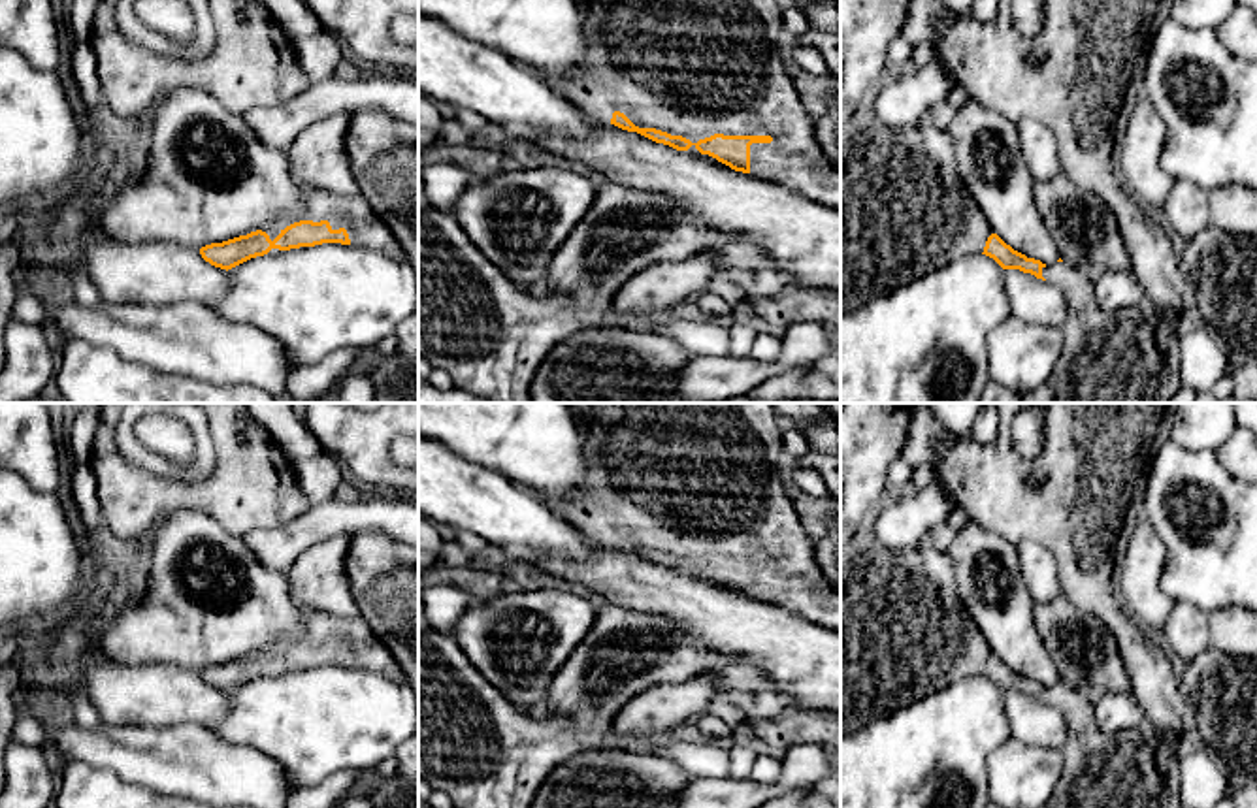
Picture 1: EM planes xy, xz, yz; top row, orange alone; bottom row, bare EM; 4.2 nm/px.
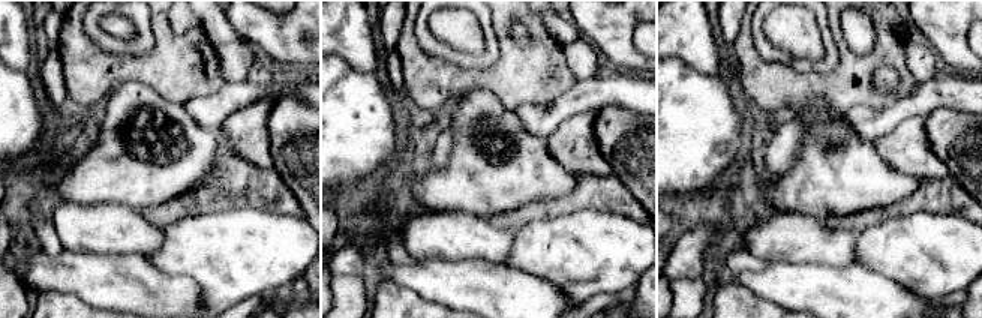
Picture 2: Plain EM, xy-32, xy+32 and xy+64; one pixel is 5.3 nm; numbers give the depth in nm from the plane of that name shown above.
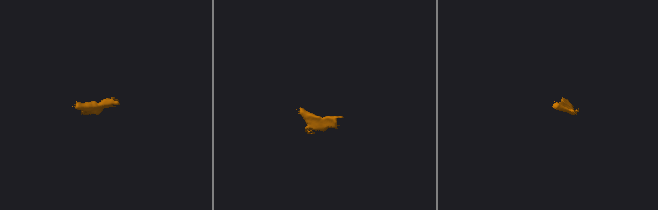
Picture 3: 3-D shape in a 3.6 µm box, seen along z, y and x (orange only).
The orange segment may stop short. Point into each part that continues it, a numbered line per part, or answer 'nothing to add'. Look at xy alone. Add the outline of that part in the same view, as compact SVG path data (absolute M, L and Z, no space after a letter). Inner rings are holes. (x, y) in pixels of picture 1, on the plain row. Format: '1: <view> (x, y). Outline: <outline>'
1: xy (364, 648). Outline: M300 610L300 614L303 618L305 642L328 642L332 652L347 652L352 669L405 682L405 674L394 655L360 616L341 618L318 610Z

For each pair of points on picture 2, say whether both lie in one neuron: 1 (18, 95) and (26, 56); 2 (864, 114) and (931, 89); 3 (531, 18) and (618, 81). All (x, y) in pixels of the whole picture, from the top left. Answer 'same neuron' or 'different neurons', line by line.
1: different neurons
2: same neuron
3: different neurons

